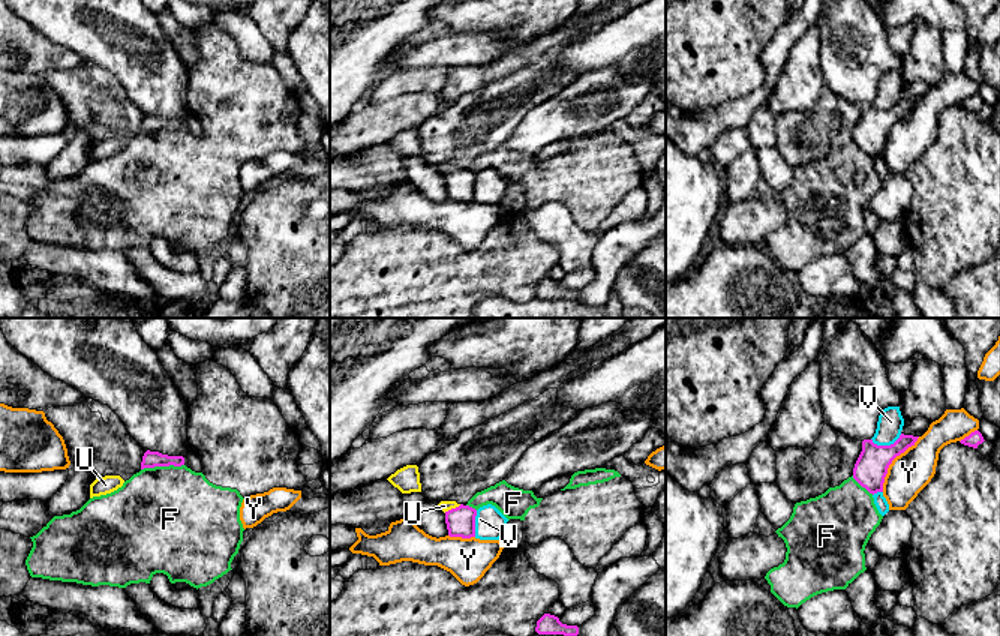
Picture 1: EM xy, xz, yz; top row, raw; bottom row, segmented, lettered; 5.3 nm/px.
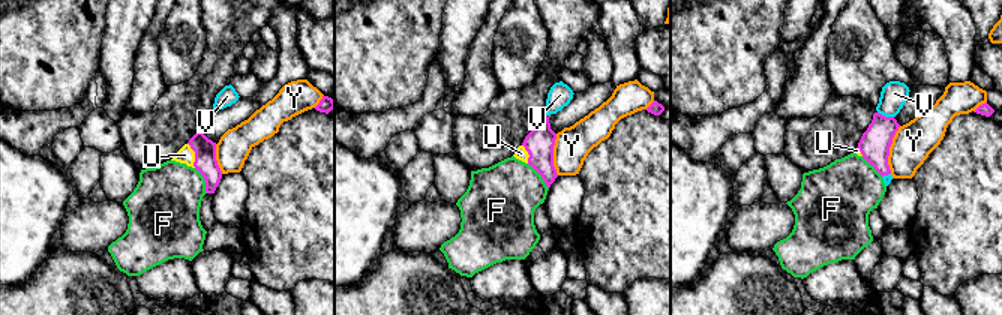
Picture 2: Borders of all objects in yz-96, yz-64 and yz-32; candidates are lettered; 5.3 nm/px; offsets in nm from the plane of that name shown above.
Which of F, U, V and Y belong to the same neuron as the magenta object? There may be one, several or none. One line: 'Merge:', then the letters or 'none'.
Merge: U

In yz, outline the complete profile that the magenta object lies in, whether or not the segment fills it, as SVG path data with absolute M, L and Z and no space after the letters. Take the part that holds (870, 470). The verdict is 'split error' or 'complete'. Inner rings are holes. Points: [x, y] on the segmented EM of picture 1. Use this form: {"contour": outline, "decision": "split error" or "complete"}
{"contour": "M901 434L891 446L877 446L873 440L864 440L862 452L853 468L853 478L873 495L883 492L889 465L897 456L915 446L918 438Z", "decision": "complete"}

